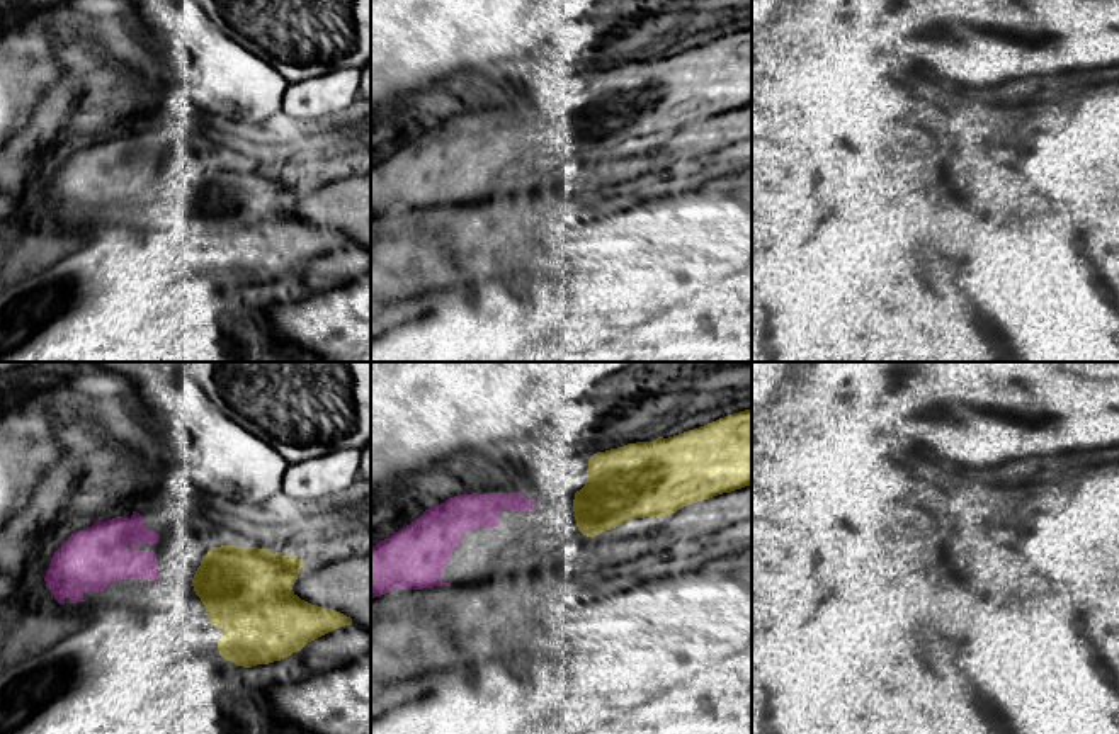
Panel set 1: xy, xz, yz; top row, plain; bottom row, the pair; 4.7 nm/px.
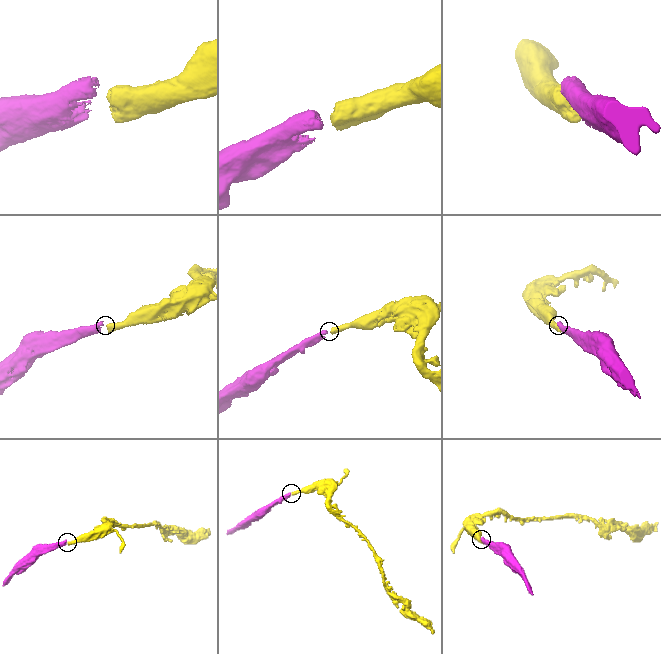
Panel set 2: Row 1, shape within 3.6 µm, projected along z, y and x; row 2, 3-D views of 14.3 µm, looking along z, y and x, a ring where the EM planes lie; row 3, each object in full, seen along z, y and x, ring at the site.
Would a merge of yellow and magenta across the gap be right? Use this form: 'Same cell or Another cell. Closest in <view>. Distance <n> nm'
Same cell. Closest in xy. Distance 170 nm

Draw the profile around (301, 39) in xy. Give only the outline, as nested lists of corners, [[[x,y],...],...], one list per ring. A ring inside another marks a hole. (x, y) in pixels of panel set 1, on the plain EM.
[[[194,0],[213,25],[269,63],[287,83],[371,61],[371,0]]]

